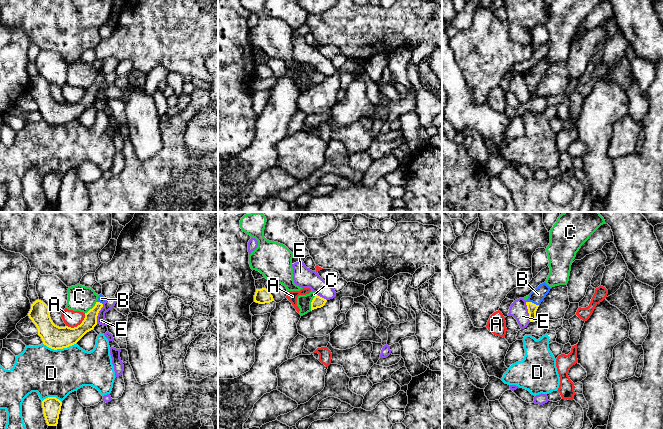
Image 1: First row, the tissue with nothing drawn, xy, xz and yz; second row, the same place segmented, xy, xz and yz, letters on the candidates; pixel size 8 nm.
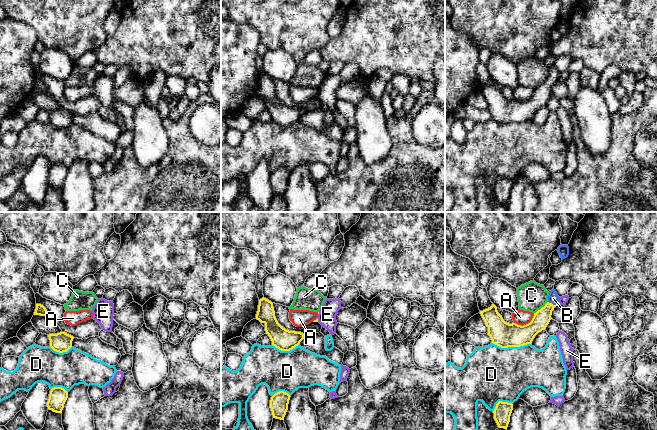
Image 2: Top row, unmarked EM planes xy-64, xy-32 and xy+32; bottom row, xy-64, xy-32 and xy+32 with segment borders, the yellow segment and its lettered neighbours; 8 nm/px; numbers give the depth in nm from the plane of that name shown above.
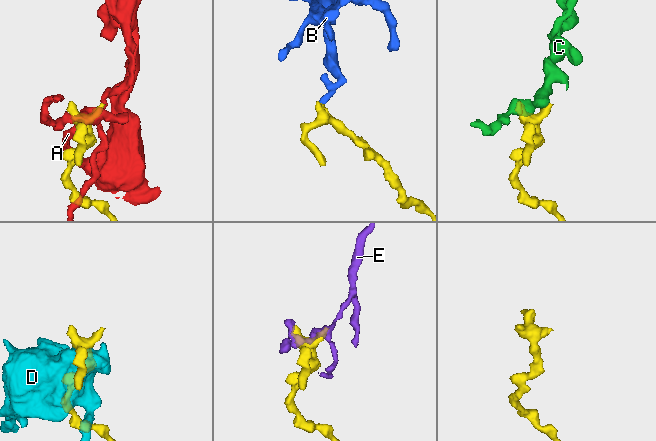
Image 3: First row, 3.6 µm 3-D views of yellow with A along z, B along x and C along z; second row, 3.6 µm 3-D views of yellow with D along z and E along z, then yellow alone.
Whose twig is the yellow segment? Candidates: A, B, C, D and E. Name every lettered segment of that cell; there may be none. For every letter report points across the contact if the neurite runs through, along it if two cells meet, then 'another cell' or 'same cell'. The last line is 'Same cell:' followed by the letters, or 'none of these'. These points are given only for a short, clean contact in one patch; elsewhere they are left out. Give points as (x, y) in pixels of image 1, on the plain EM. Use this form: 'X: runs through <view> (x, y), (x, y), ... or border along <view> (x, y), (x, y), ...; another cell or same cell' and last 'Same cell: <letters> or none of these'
A: another cell
B: runs through yz (532, 84), (531, 78), (538, 70); same cell
C: border along xz (316, 71), (311, 78), (310, 86); another cell
D: another cell
E: border along xy (103, 80), (98, 89), (96, 99); another cell
Same cell: B

